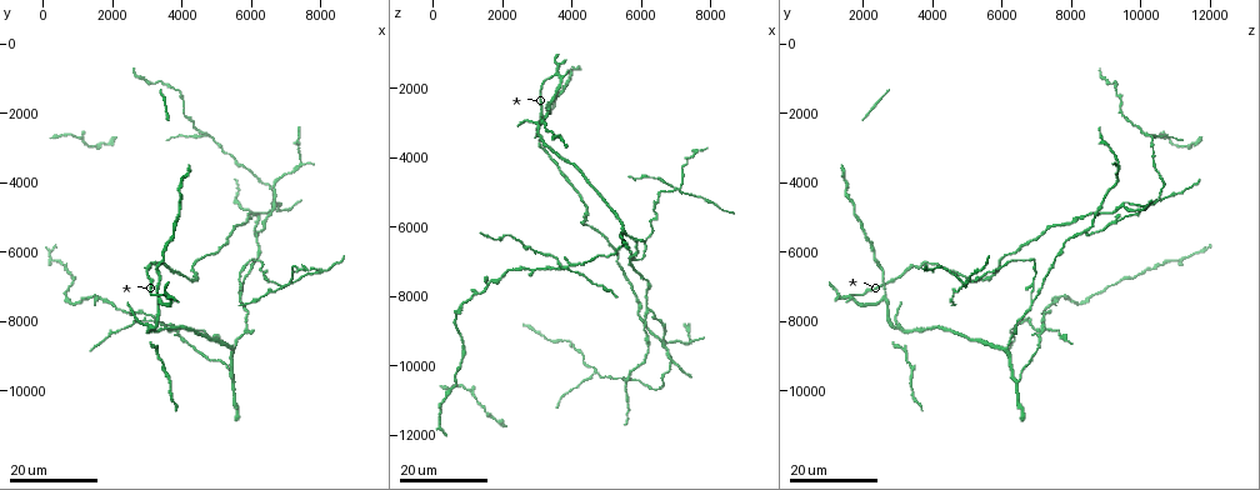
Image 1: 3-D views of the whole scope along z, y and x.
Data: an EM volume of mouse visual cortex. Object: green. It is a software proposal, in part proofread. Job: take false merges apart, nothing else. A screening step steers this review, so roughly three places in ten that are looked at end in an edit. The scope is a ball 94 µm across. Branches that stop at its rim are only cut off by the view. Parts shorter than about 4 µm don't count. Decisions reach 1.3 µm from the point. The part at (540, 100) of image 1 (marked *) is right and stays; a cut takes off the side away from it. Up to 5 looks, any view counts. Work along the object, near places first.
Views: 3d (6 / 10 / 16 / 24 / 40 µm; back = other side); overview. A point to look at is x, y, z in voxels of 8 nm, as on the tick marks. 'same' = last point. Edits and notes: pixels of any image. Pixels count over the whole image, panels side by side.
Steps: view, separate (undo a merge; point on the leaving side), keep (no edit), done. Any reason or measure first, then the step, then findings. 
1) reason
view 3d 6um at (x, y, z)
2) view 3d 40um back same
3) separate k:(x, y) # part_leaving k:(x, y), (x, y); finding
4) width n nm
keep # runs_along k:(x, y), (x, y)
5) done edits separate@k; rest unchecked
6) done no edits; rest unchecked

two arms in line, one across
view 3d 24um at (6400, 6600, 5700)

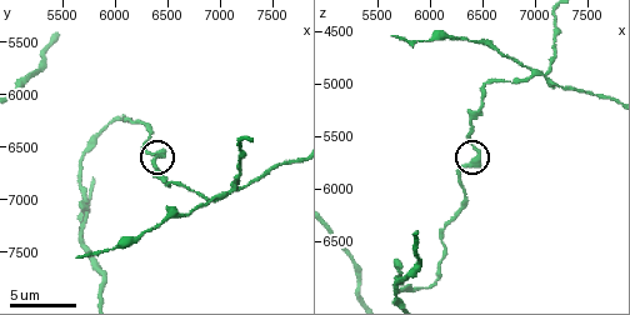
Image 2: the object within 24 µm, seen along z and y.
closer look
view 3d 6um at (6440, 6600, 5640)

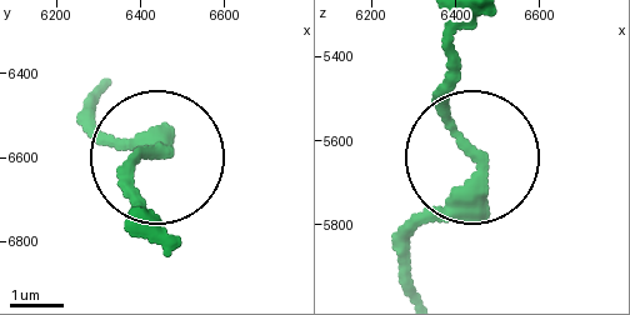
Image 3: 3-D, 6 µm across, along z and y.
view 3d 6um back at (6445, 6590, 5650)

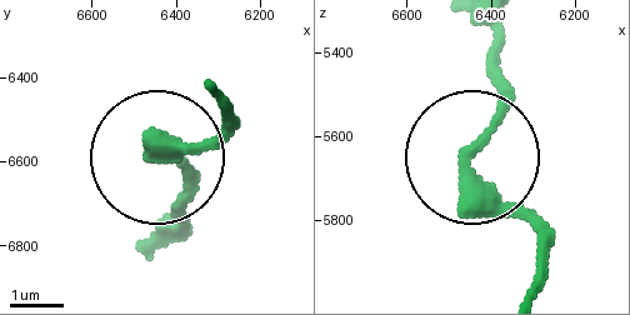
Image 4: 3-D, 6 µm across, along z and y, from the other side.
width 250 nm
keep # continuous, no second cell

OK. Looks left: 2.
thick turns thin
view 3d 24um at (7500, 6500, 4000)

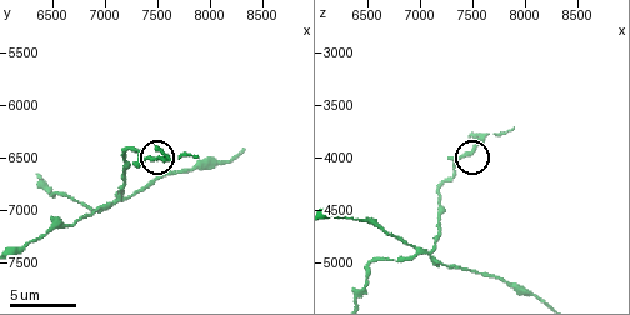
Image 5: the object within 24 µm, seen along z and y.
zoom in
view 3d 10um at (7440, 6500, 3980)

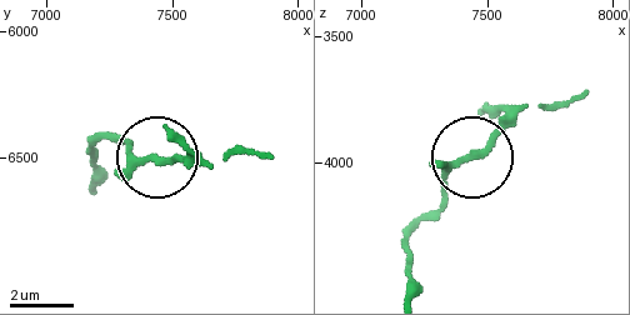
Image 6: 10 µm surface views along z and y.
width 190 nm
keep # continuous, no second cell

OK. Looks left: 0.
done no edits; rest unchecked

